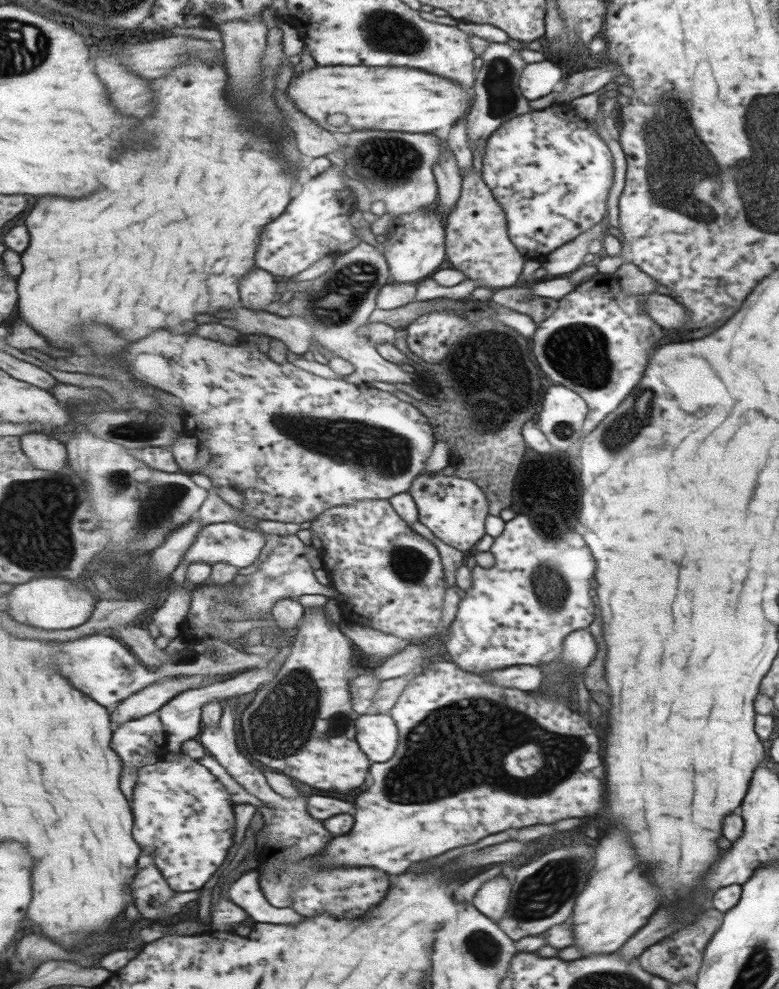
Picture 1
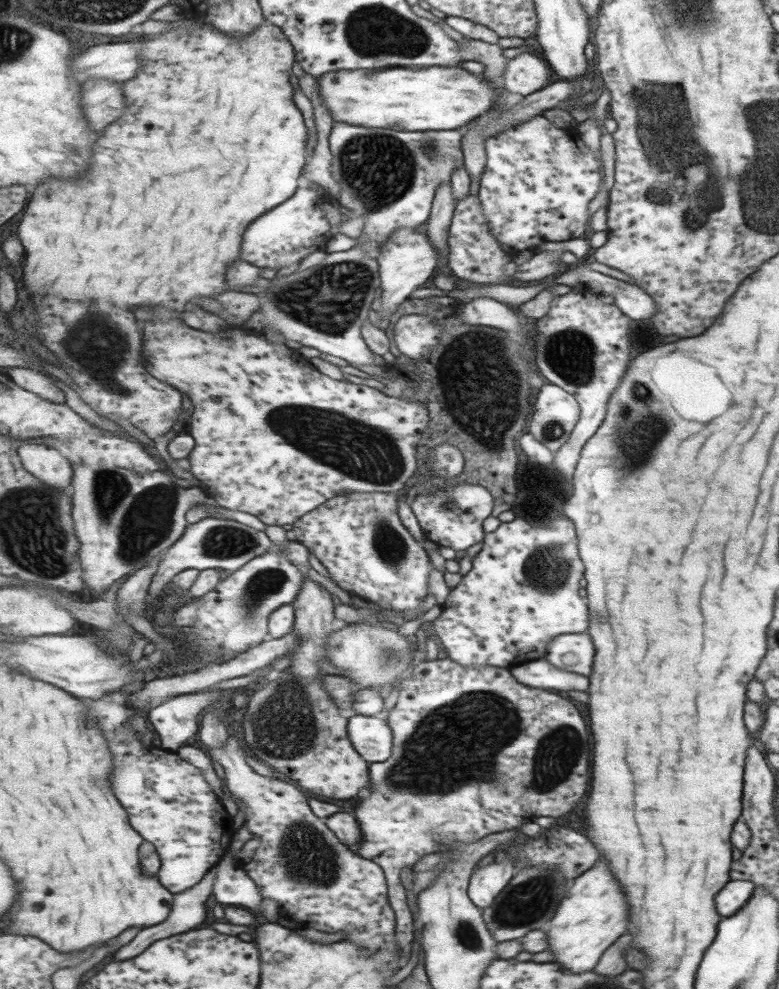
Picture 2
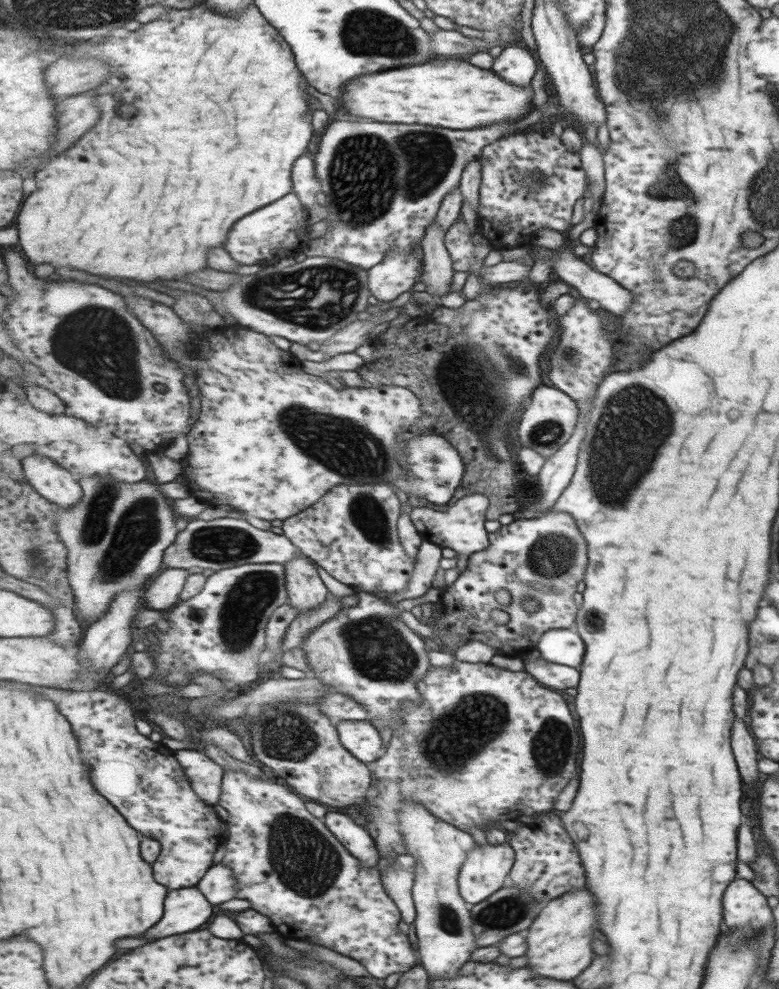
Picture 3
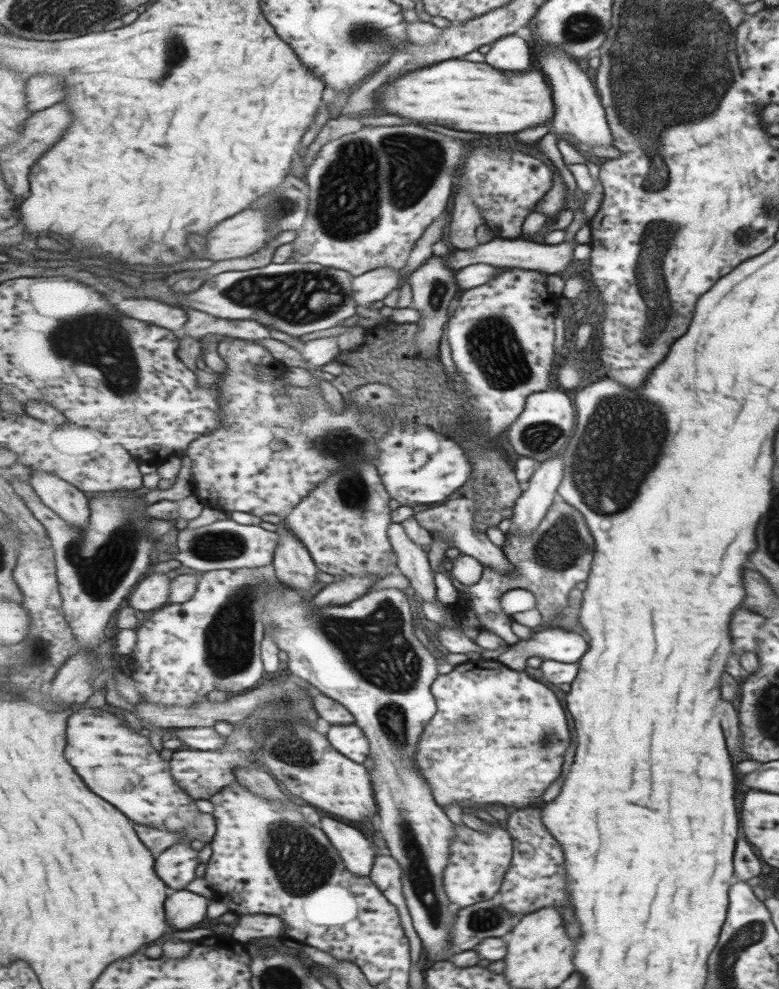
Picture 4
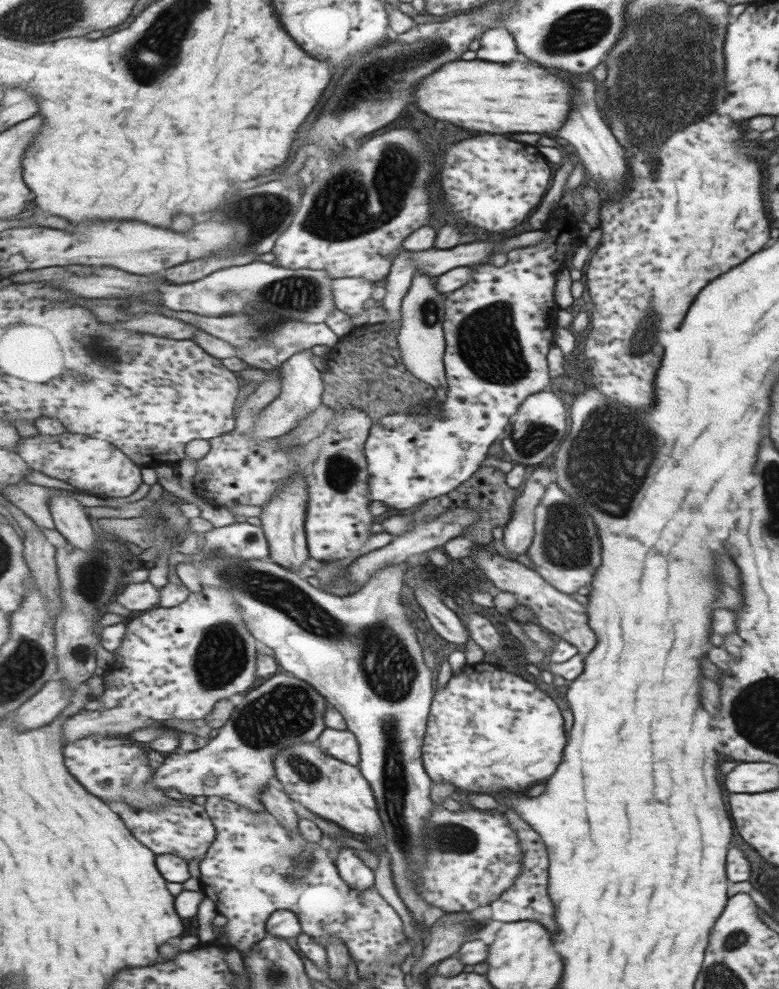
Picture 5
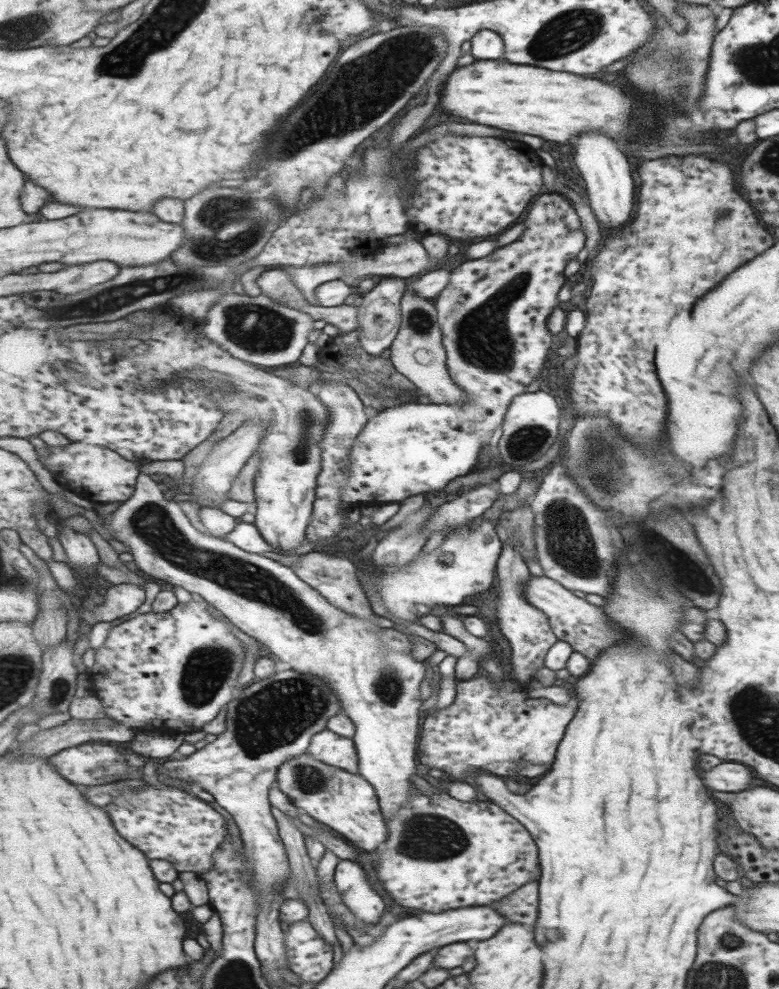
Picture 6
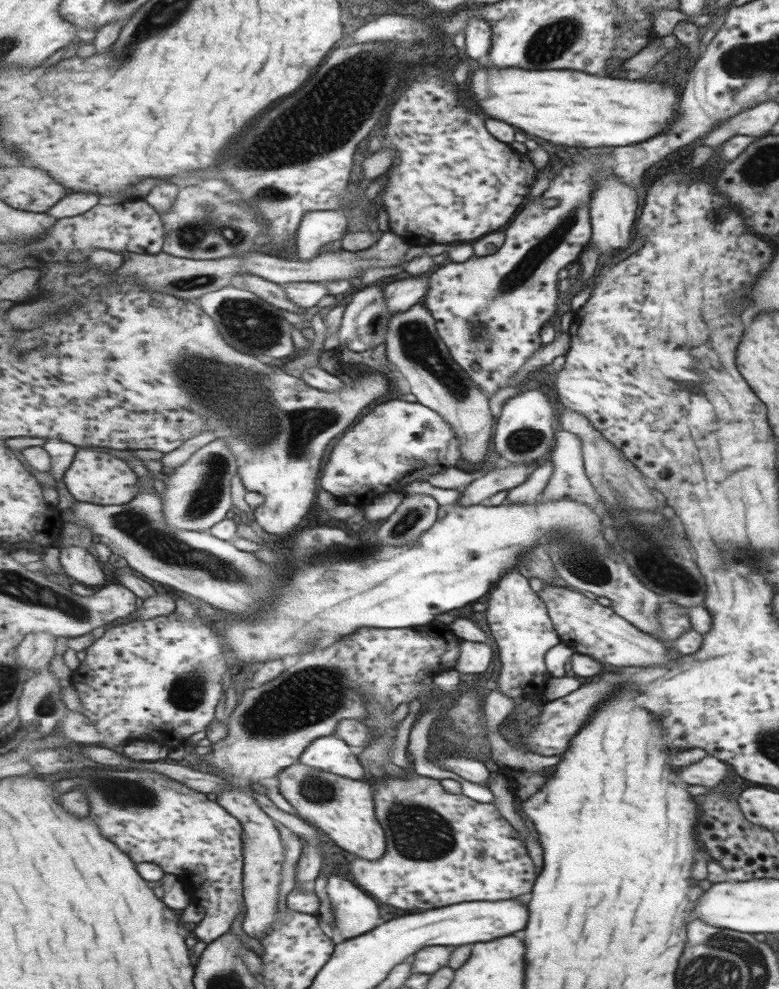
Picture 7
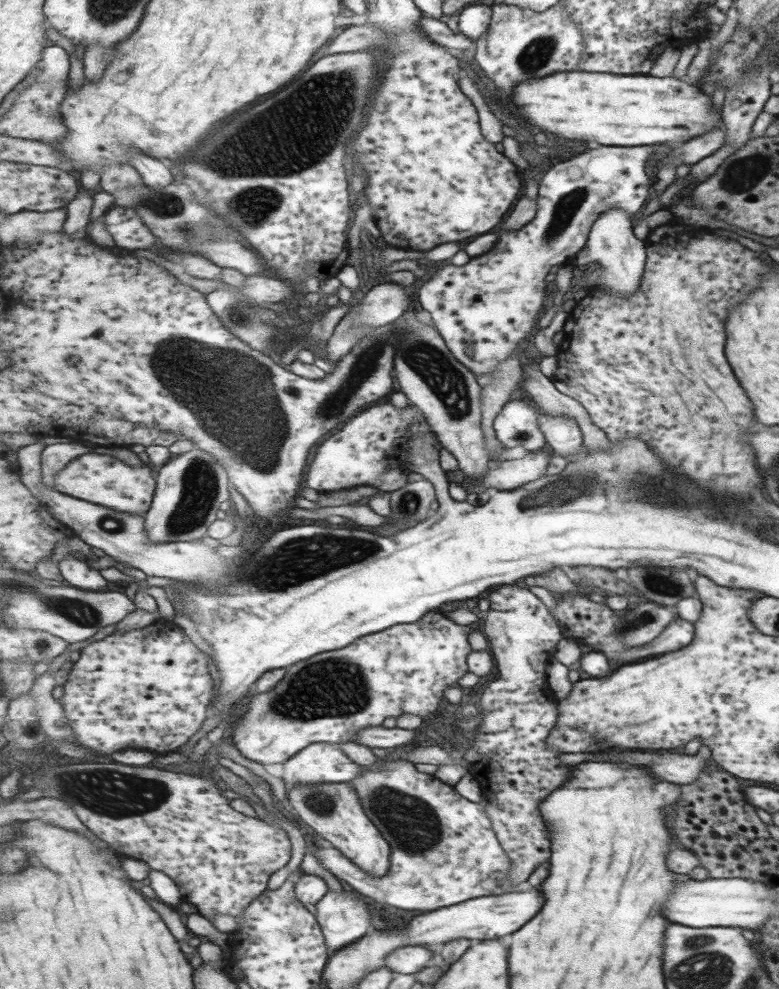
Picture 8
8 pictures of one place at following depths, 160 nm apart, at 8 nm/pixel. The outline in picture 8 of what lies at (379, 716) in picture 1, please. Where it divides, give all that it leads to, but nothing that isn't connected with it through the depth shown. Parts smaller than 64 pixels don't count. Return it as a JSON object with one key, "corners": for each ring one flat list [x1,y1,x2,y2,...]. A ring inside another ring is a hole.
{"corners":[[318,742,309,745,283,762,286,790,294,786,319,783,349,783,360,775,360,764,343,749,342,744]]}

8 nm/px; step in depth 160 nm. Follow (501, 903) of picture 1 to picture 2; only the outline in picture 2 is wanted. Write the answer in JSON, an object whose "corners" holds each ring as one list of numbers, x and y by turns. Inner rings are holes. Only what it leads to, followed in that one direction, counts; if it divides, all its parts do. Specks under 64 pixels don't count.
{"corners":[[509,858,503,860,501,864,499,864,499,862,493,862,493,864,481,867,472,874,469,893,472,901,478,907,485,909,493,906,496,898,510,885,510,882,514,880,515,872,518,872,518,869,513,862,515,862,515,860,509,860]]}

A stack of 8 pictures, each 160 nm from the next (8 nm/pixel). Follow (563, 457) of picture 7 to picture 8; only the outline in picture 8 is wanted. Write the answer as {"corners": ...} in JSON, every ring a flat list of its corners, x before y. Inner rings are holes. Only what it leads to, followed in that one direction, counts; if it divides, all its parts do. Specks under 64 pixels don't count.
{"corners":[[540,411,540,427,546,434,548,449,552,452,559,451,560,456,565,456,565,458,581,452,581,446,584,446,584,432,580,429,577,421,570,416,555,416]]}

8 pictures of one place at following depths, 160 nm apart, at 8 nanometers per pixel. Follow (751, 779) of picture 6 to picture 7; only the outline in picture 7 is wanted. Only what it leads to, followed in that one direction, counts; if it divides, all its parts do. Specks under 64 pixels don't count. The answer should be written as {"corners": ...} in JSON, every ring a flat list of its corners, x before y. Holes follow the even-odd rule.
{"corners":[[707,756,695,764,683,766,679,770,679,774,683,774,680,779,689,785,711,789,727,776,727,764,723,764,723,761,713,758,713,756]]}

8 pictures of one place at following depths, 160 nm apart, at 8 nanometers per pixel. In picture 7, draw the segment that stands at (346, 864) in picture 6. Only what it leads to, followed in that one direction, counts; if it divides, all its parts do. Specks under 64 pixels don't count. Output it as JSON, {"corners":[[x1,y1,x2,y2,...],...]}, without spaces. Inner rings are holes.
{"corners":[[338,873,330,877,327,892,331,897,332,907,336,916,335,940,339,936,343,936,343,940,347,940,367,934,381,924,379,904,375,902,375,898,365,894,365,890,356,882]]}

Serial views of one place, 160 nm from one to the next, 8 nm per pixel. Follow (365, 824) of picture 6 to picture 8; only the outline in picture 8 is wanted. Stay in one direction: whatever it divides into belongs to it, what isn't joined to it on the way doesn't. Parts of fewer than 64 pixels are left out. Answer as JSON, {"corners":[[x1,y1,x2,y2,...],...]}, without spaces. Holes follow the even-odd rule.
{"corners":[[353,783,300,784,287,793,293,809,308,827,338,848,349,862,358,864,367,880,383,880,391,868,391,846,363,810,362,800]]}

